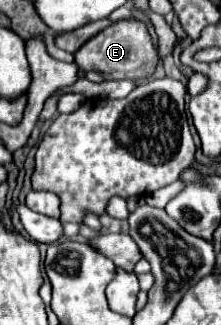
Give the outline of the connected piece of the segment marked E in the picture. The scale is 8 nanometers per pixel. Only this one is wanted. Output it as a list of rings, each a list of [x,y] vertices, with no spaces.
[[[120,19],[106,27],[106,31],[100,31],[94,35],[94,39],[88,39],[80,47],[80,51],[74,53],[74,61],[84,71],[98,71],[108,81],[118,79],[146,79],[154,73],[158,55],[152,45],[148,27],[138,19]]]

